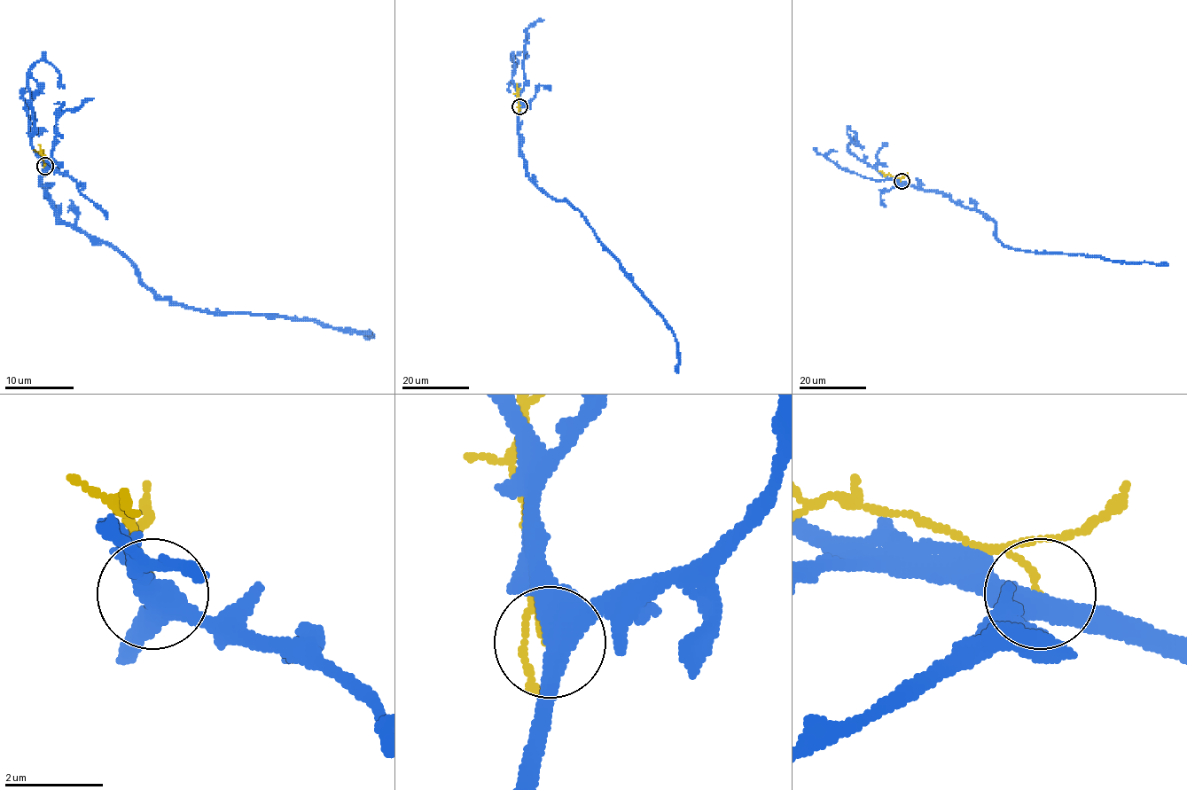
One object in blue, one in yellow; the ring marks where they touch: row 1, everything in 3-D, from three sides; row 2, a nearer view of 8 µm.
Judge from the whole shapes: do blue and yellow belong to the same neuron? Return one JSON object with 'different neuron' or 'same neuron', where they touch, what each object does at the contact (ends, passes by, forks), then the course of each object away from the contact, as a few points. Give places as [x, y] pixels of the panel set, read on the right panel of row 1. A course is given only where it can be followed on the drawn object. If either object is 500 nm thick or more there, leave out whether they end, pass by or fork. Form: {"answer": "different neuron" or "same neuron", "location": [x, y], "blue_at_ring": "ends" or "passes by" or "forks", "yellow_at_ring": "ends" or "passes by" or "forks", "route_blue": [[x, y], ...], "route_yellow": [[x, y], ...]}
{"answer": "different neuron", "location": [901, 181], "blue_at_ring": "forks", "yellow_at_ring": "ends", "route_blue": [[901, 181], [947, 194], [954, 201], [979, 210], [994, 222], [995, 236], [1008, 247], [1168, 264]], "route_yellow": [[901, 181], [879, 171]]}

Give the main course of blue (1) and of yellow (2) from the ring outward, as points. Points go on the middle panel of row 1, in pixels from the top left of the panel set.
1: (519, 105), (519, 152), (528, 177), (581, 213), (601, 245), (661, 316), (677, 345), (678, 373)
2: (519, 105), (517, 84)

